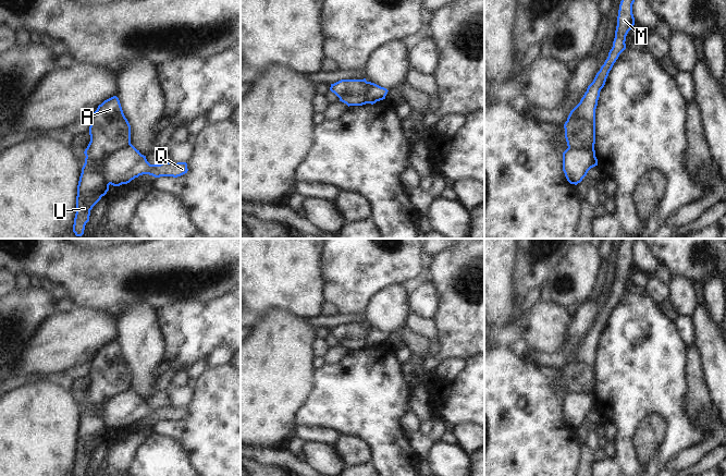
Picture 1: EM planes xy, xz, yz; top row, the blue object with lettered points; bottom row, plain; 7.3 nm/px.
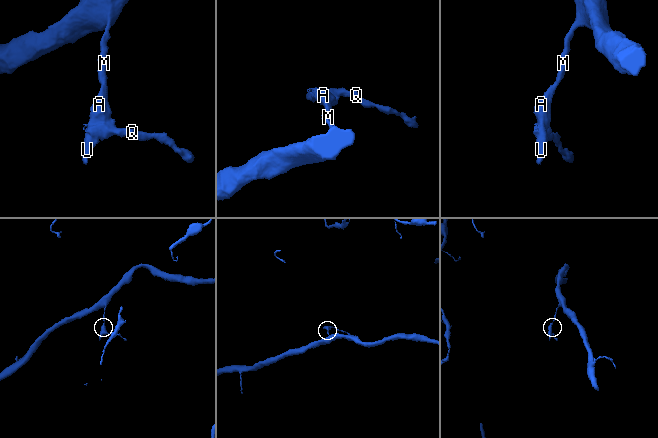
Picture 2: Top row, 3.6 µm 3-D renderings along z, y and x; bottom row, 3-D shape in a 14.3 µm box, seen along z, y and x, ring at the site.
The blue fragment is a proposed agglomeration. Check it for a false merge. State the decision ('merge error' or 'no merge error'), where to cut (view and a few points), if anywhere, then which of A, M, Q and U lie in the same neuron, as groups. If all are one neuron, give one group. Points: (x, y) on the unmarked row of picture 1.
merge error; cut in xy along (130, 387), (107, 399), (99, 407), (99, 417), (103, 427); A M U / Q

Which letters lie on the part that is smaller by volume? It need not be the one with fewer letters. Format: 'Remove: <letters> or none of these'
Remove: Q

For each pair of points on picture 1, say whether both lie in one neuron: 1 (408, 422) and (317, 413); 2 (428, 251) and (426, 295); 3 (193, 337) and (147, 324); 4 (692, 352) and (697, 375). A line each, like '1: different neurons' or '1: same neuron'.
1: different neurons
2: different neurons
3: different neurons
4: same neuron

